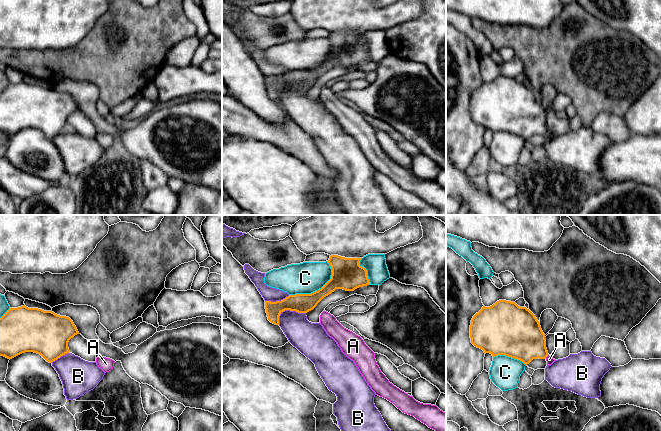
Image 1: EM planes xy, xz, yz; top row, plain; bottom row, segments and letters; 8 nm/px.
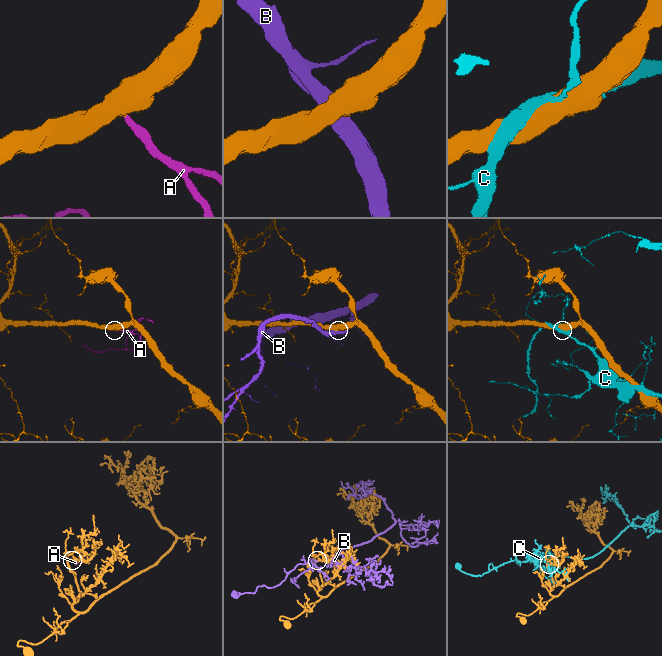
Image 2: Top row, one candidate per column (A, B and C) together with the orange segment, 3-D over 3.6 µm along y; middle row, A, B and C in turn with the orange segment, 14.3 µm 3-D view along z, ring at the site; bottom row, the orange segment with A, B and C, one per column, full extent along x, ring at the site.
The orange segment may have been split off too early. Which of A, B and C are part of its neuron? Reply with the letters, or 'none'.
A

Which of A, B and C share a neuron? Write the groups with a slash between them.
A / B / C

